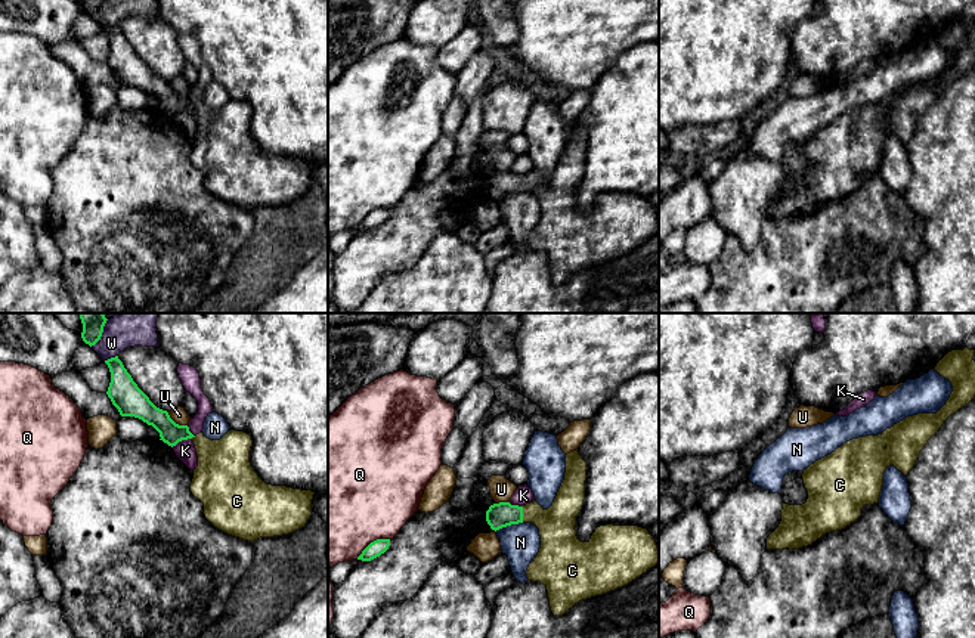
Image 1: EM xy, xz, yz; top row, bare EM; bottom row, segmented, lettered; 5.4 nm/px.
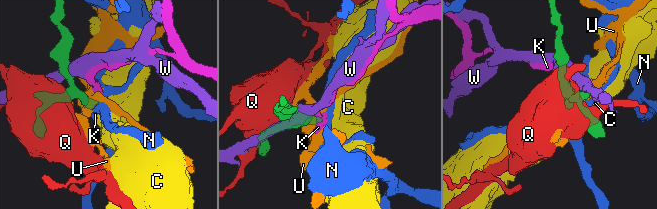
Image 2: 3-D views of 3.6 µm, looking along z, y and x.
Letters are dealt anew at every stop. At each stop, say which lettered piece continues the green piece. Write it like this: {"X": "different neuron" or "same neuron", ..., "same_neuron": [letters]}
{"C": "same neuron", "K": "different neuron", "N": "different neuron", "Q": "different neuron", "U": "different neuron", "W": "different neuron", "same_neuron": ["C"]}

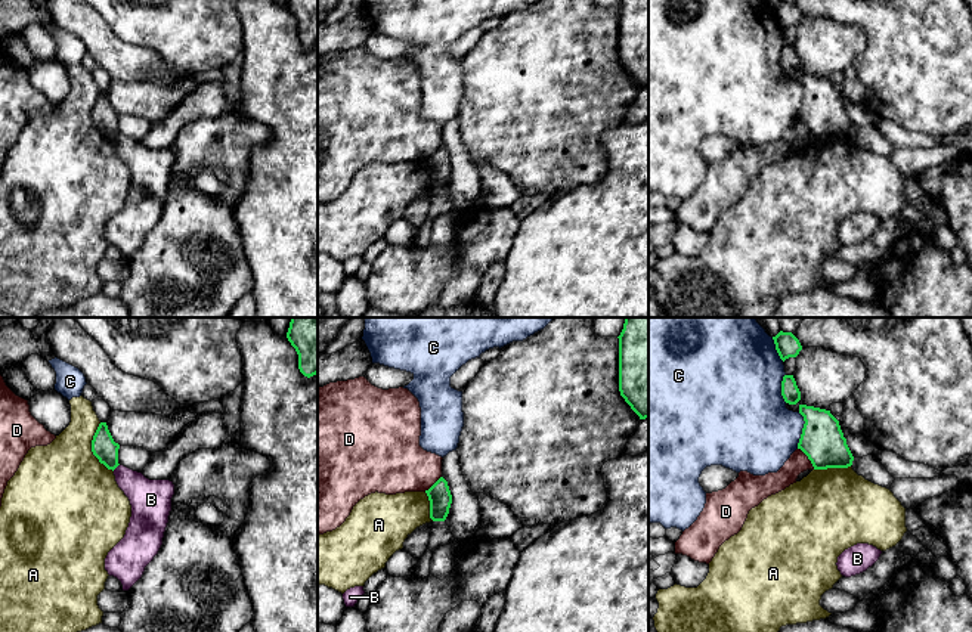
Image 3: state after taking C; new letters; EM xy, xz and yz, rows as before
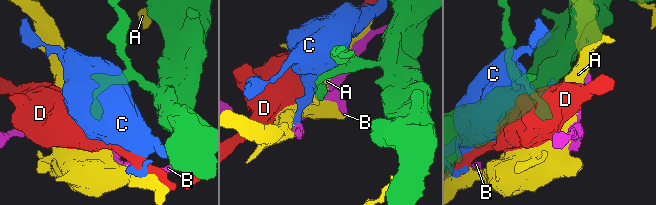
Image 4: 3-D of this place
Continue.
{"A": "different neuron", "B": "different neuron", "C": "different neuron", "D": "different neuron", "same_neuron": []}

